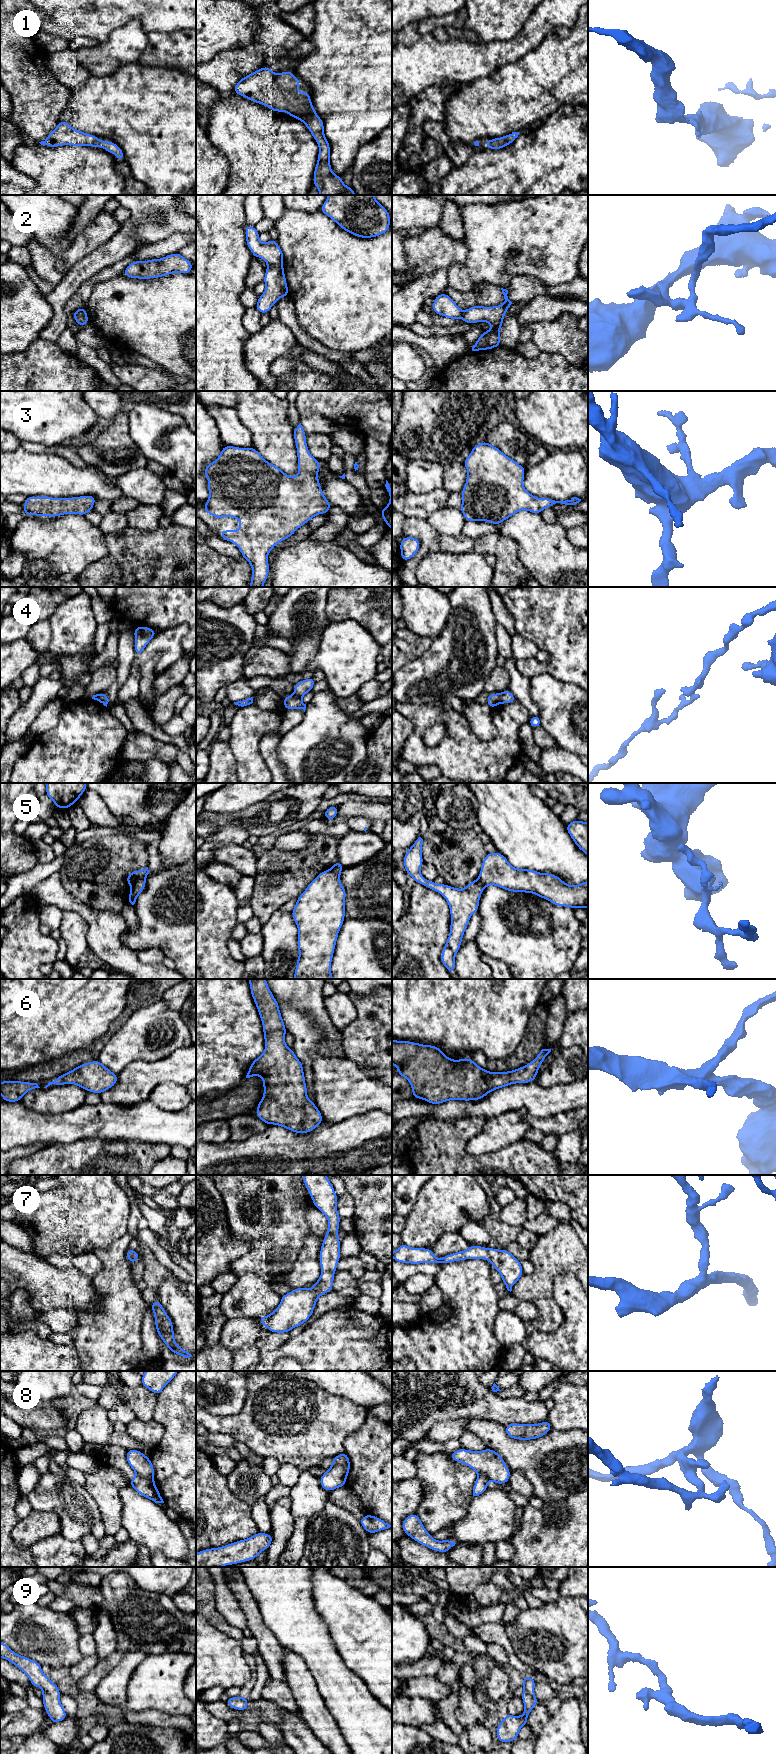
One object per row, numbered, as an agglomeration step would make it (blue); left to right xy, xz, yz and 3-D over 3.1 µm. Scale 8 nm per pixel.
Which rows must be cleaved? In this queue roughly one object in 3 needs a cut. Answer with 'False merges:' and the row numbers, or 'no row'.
False merges: 2, 4, 5, 8

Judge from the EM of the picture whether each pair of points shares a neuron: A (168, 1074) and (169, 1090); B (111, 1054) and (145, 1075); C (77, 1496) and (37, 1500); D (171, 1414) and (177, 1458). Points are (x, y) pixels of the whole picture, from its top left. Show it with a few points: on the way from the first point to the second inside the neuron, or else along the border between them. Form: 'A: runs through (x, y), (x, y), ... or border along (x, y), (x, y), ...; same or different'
A: border along (185, 1086), (162, 1082), (149, 1096); different
B: border along (151, 1061), (133, 1061), (118, 1075); different
C: runs through (67, 1496), (47, 1496); same
D: runs through (177, 1425), (177, 1447); same

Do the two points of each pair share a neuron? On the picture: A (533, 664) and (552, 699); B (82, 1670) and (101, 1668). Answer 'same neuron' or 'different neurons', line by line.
A: different neurons
B: different neurons

